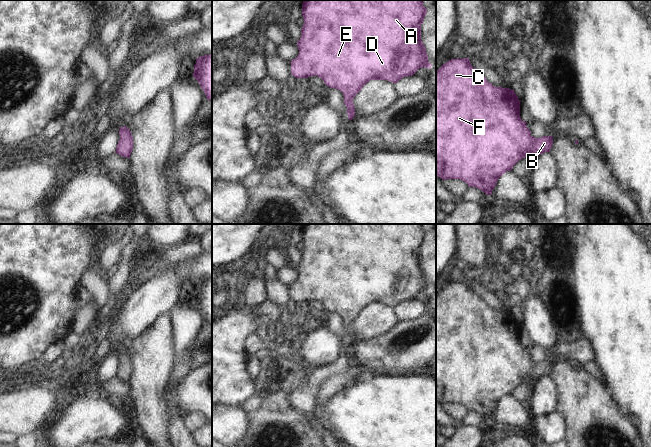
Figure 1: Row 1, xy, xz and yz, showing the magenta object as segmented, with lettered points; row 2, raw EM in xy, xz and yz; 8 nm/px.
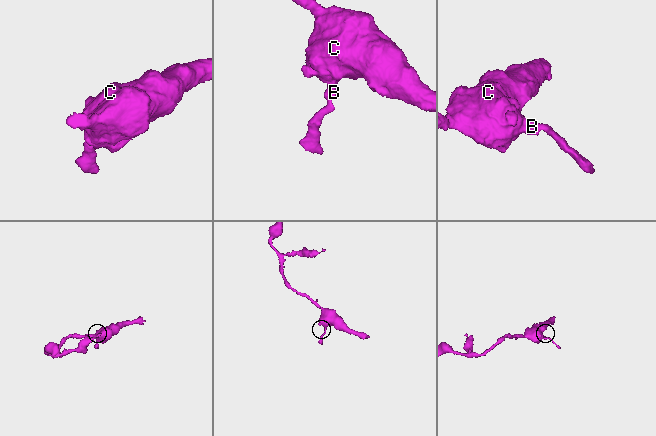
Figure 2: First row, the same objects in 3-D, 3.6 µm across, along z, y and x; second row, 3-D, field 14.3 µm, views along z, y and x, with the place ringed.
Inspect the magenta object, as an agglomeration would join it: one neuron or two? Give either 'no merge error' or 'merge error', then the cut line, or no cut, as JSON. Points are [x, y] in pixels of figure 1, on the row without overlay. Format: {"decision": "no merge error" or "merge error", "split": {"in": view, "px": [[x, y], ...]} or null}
{"decision": "no merge error", "split": null}

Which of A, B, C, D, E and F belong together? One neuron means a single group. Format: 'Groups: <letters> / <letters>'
Groups: A B C D E F

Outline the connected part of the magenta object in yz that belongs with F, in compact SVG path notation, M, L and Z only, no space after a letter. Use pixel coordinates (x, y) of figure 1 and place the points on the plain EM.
M469 282L451 283L436 294L436 400L442 404L460 403L468 408L469 411L475 411L487 419L492 418L498 403L507 395L511 395L513 390L527 378L536 383L545 376L550 376L553 369L552 360L543 360L535 362L527 352L525 345L520 342L520 324L513 313L495 311L489 307L470 287Z

